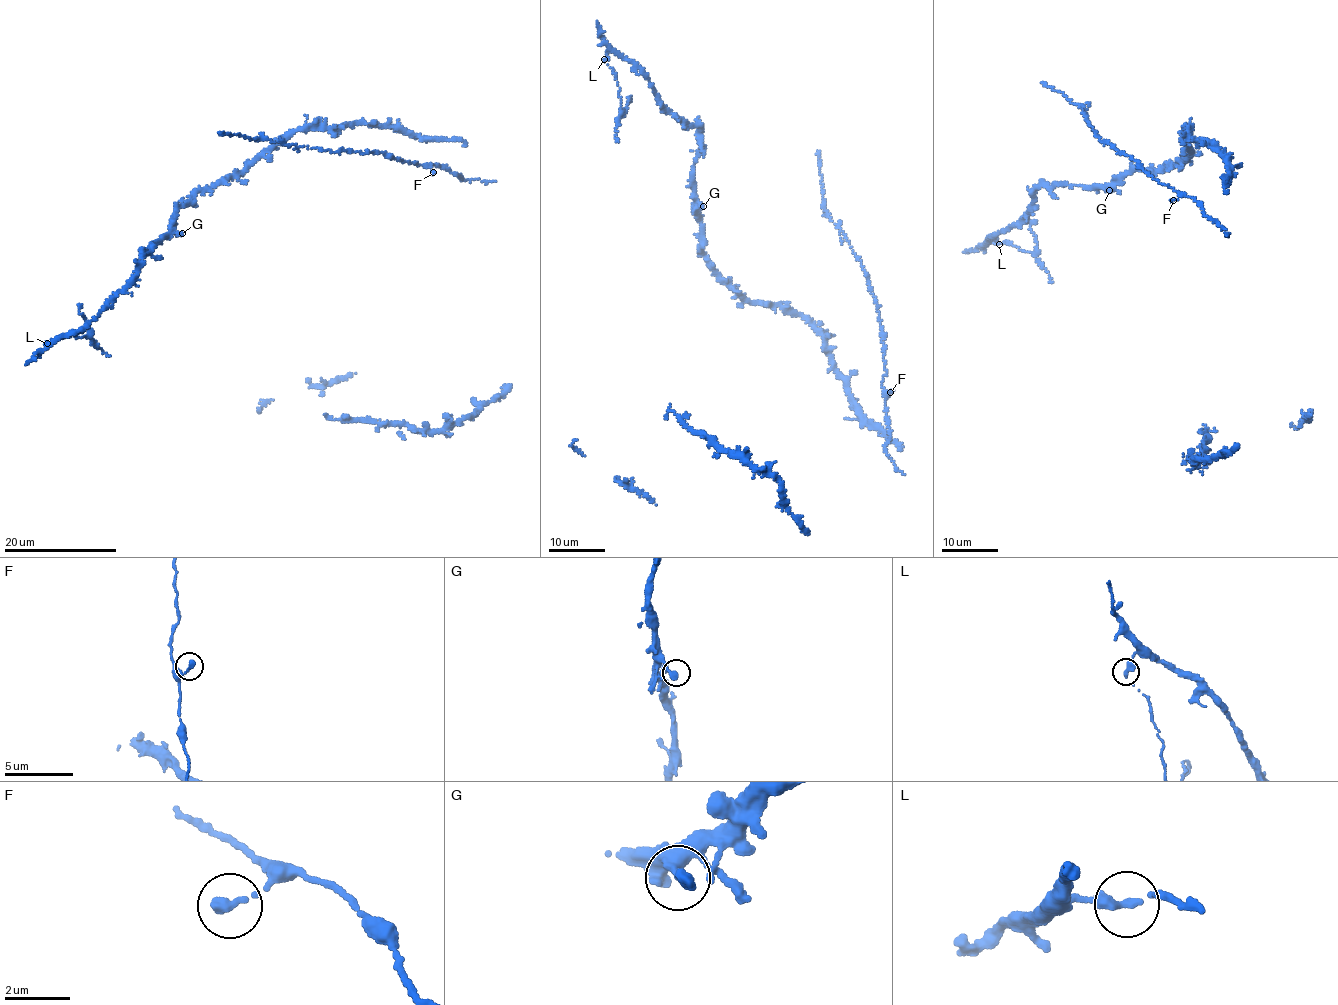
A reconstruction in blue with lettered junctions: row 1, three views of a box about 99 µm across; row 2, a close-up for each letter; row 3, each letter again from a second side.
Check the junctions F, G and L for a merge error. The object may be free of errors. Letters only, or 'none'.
L

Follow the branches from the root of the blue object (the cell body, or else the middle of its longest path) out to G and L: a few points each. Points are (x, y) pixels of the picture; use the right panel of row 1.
G: (1212, 144), (1191, 138), (1187, 129), (1184, 138), (1190, 151), (1180, 164), (1155, 171), (1129, 170), (1109, 190)
L: (1212, 144), (1187, 129), (1180, 164), (1104, 185), (1040, 185), (1024, 217), (991, 236), (999, 244)

